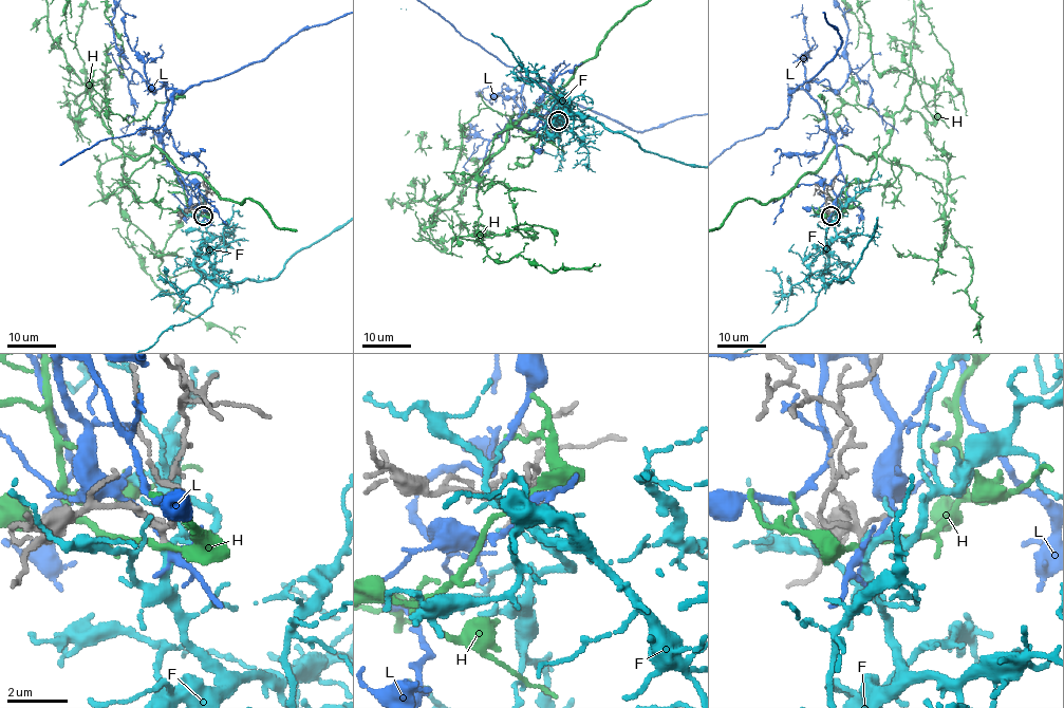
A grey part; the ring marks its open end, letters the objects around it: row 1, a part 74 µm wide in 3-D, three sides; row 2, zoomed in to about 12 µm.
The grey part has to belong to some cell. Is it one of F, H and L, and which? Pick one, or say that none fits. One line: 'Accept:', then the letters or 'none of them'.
Accept: F

